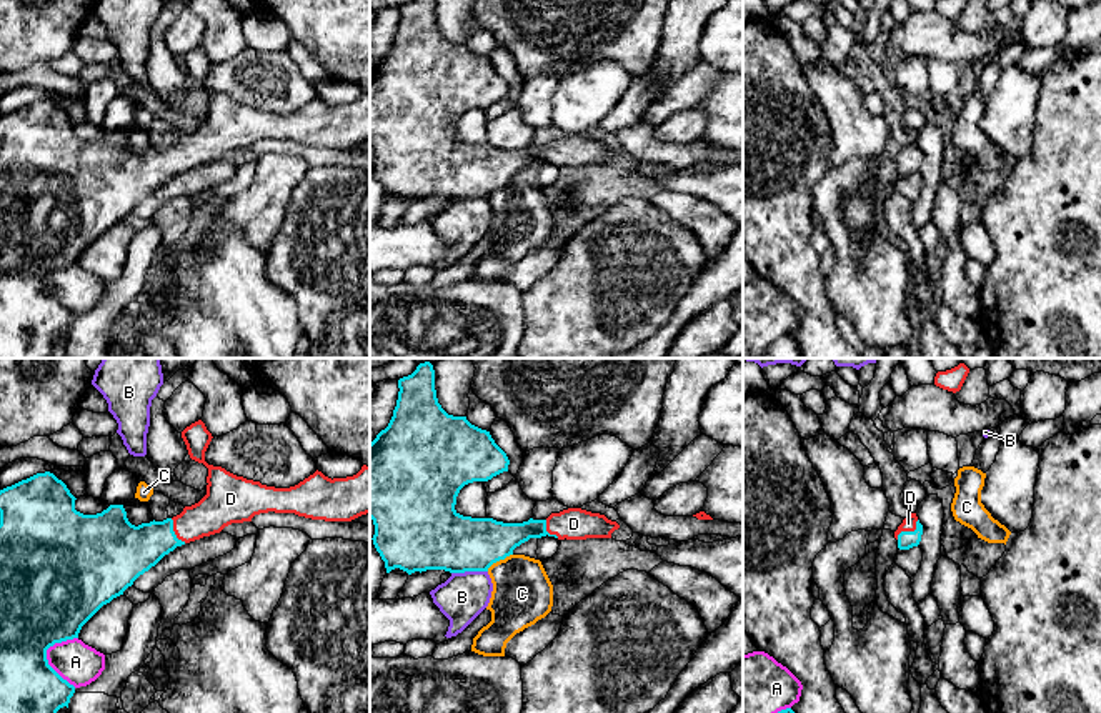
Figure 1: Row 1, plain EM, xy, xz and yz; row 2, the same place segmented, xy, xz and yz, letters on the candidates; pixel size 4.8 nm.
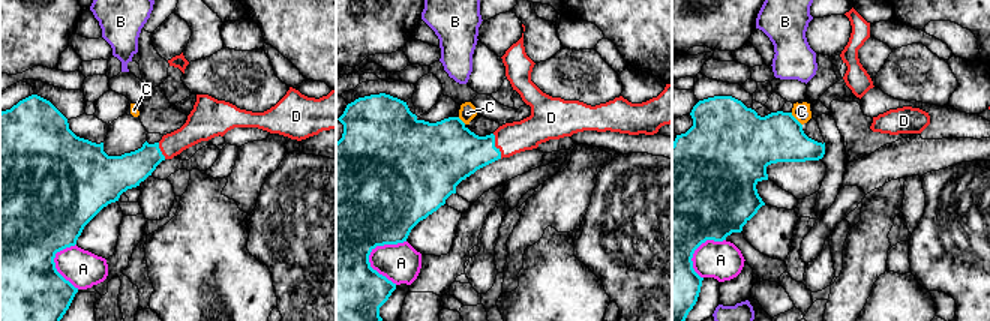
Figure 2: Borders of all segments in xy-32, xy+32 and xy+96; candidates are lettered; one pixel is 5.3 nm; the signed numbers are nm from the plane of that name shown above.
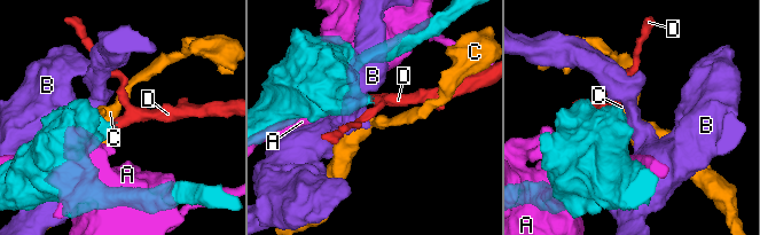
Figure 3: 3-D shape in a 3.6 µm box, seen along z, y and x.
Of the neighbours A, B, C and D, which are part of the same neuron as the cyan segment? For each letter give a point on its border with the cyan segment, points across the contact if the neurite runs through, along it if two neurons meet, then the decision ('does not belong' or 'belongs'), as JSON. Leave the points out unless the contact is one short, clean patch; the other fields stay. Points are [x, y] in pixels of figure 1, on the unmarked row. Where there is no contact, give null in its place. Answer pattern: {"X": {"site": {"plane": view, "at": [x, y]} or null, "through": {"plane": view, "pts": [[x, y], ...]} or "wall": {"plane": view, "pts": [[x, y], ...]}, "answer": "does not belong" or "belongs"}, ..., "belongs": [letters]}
{"A": {"site": {"plane": "xy", "at": [45, 284]}, "answer": "does not belong"}, "B": {"site": {"plane": "xz", "at": [468, 197]}, "answer": "does not belong"}, "C": {"site": {"plane": "xz", "at": [498, 187]}, "wall": {"plane": "xz", "pts": [[512, 180], [497, 187], [487, 197]]}, "answer": "does not belong"}, "D": {"site": {"plane": "yz", "at": [908, 159]}, "through": {"plane": "yz", "pts": [[906, 167], [908, 159], [908, 150]]}, "answer": "belongs"}, "belongs": ["D"]}

